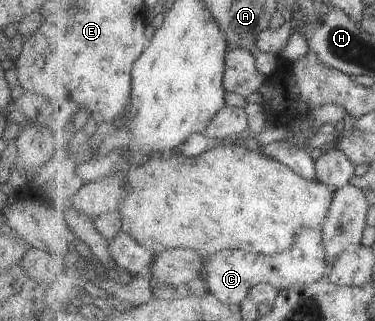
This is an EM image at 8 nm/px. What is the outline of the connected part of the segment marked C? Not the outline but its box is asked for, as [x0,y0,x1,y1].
[205,227,332,304]

